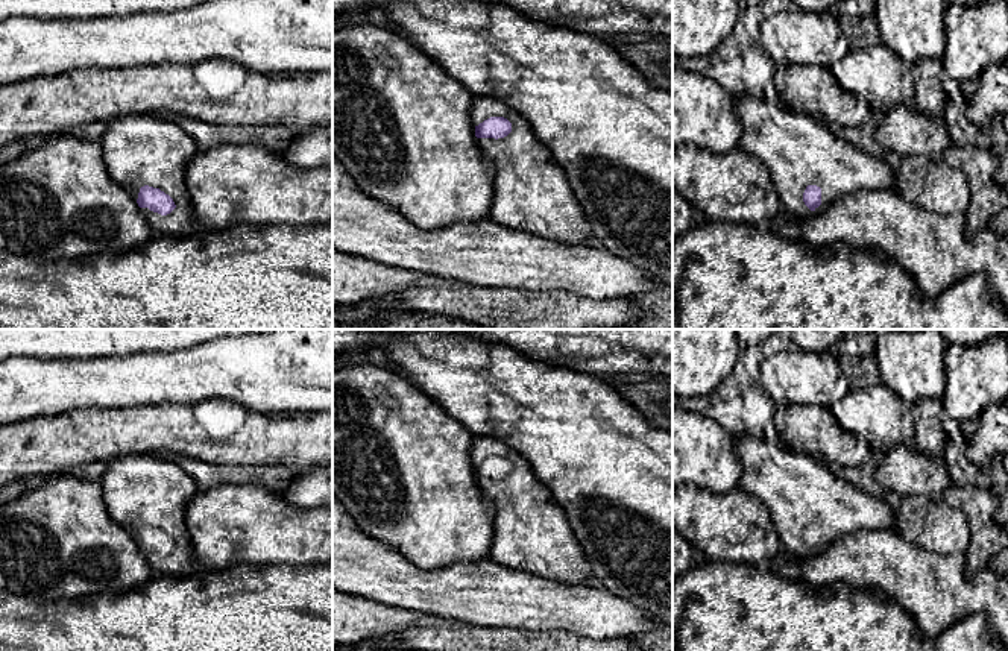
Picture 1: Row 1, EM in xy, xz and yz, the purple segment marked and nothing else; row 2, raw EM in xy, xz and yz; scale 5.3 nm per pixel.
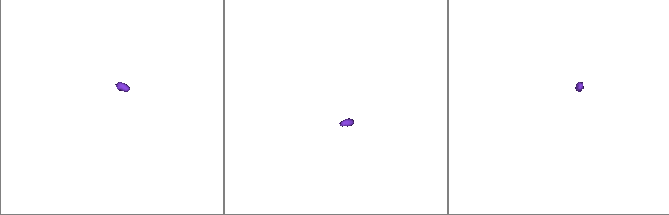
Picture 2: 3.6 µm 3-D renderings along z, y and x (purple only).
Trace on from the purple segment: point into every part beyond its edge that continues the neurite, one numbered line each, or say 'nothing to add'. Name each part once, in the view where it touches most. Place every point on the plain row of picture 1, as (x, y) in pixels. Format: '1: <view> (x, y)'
1: xy (137, 490)

